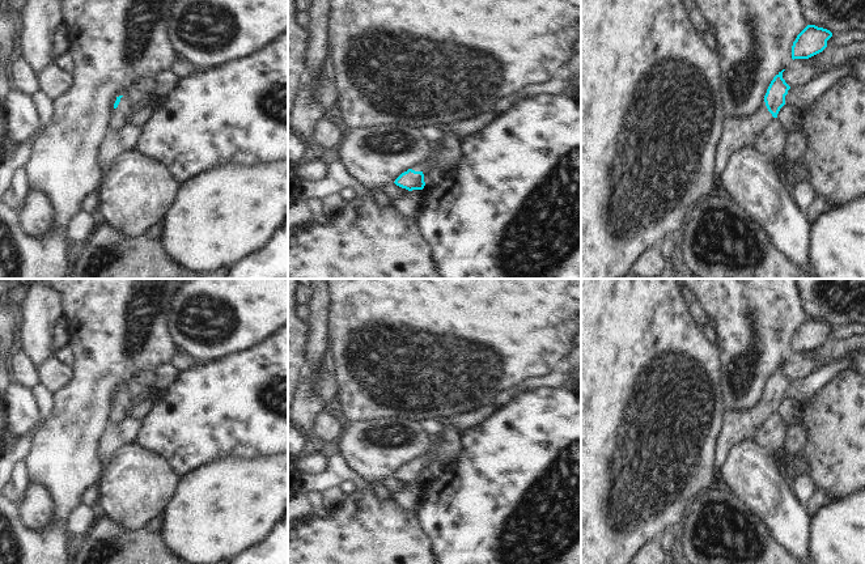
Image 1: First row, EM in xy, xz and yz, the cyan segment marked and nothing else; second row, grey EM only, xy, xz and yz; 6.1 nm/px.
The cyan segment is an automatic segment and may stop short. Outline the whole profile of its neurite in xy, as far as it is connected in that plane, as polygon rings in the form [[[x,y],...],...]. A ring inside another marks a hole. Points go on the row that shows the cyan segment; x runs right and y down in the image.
[[[119,96],[114,103],[114,110],[110,115],[110,128],[120,127],[131,120],[133,109],[131,105],[132,96]]]

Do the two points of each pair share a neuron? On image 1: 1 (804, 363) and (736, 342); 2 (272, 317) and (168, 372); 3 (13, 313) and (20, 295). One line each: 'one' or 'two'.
1: two
2: two
3: one

